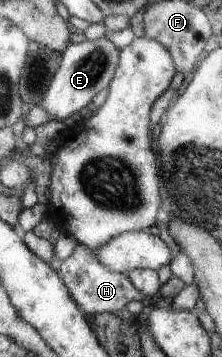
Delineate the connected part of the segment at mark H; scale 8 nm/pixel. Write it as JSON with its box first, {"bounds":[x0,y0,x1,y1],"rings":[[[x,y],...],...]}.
{"bounds":[57,244,146,316],"rings":[[[82,244],[76,246],[72,256],[57,262],[57,266],[70,297],[78,308],[82,308],[82,312],[90,316],[99,313],[125,314],[129,302],[142,301],[146,296],[132,285],[124,272],[109,270],[99,262],[94,251]]]}

